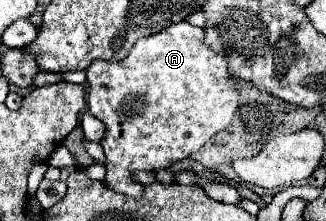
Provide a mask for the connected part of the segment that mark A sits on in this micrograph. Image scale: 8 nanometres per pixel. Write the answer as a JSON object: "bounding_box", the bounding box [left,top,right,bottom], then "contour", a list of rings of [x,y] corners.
{"bounding_box":[86,21,240,199],"contour":[[[188,21],[174,23],[156,35],[140,39],[122,61],[94,61],[94,65],[86,69],[86,77],[88,109],[106,125],[104,137],[100,141],[106,155],[106,177],[102,183],[116,193],[134,199],[142,199],[144,195],[144,185],[134,181],[138,171],[158,171],[166,169],[170,163],[188,159],[192,153],[200,151],[210,137],[230,127],[232,117],[240,105],[240,95],[236,89],[238,79],[230,75],[226,55],[210,49],[204,43],[204,29],[194,27]]]}

